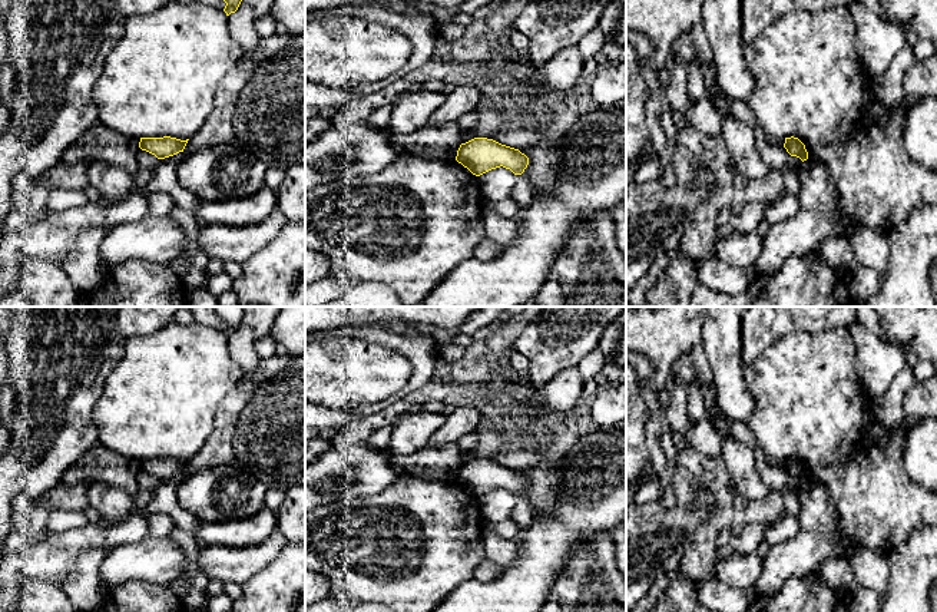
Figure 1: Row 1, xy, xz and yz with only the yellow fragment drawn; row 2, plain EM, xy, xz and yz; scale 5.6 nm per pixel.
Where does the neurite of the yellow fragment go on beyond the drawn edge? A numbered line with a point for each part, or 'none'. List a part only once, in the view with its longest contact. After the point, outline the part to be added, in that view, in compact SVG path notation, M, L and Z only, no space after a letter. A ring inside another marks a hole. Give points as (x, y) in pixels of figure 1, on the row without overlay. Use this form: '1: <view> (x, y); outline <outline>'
none

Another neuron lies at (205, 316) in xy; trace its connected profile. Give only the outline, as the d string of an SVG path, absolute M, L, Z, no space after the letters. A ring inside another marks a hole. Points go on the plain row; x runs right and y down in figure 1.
M191 307L193 314L193 321L202 325L224 331L226 324L219 318L219 315L212 310L212 307Z

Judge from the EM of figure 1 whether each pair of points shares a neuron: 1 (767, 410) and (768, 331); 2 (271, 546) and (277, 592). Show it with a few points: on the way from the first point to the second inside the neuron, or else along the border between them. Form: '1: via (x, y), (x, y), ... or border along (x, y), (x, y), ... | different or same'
1: border along (800, 333), (782, 336), (751, 363), (744, 364) | different
2: border along (287, 542), (274, 559), (245, 581) | different

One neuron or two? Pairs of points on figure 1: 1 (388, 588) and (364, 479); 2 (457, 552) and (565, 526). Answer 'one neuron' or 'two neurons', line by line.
1: two neurons
2: two neurons

